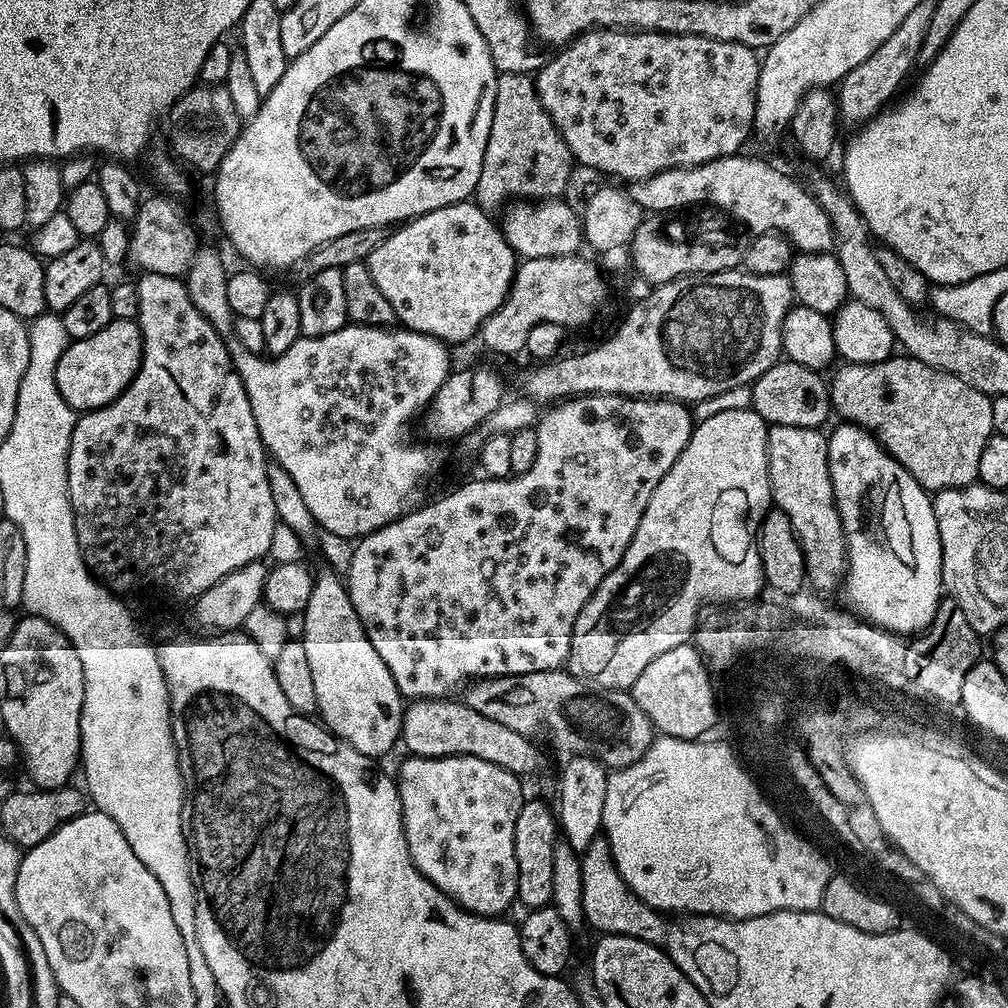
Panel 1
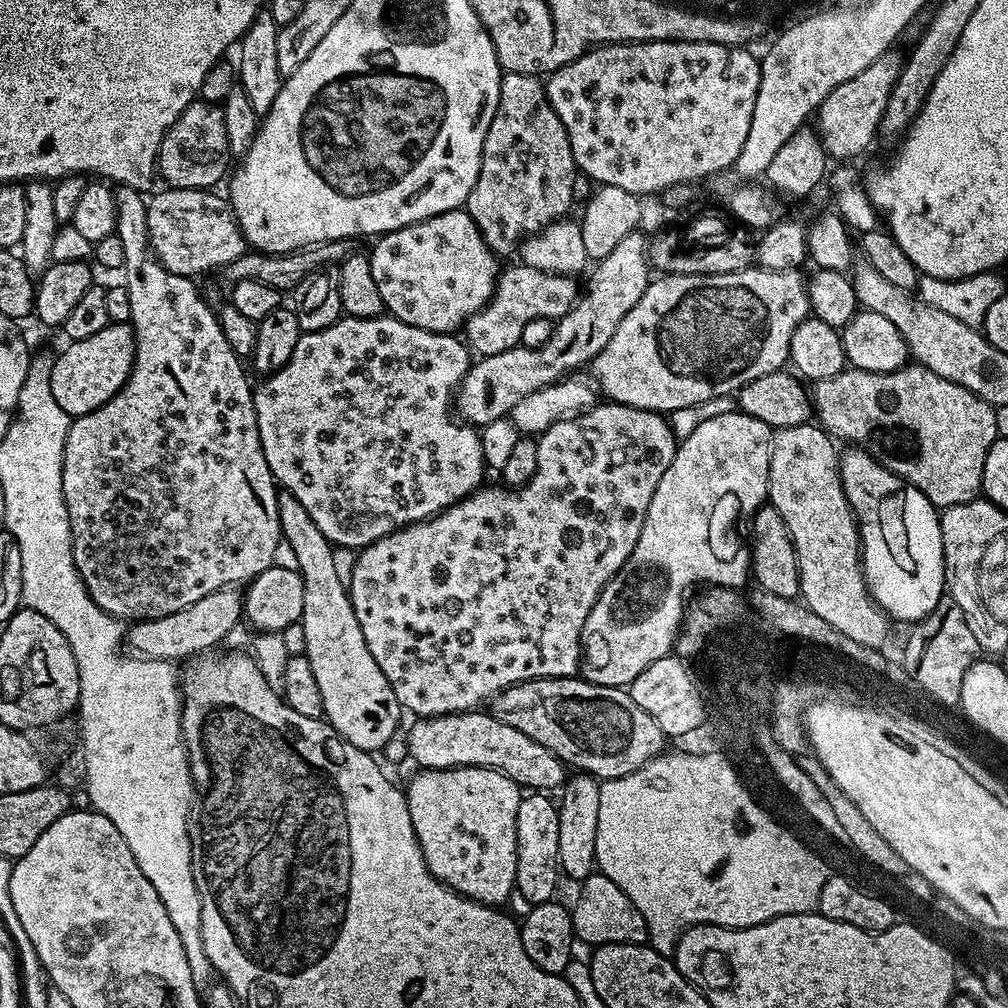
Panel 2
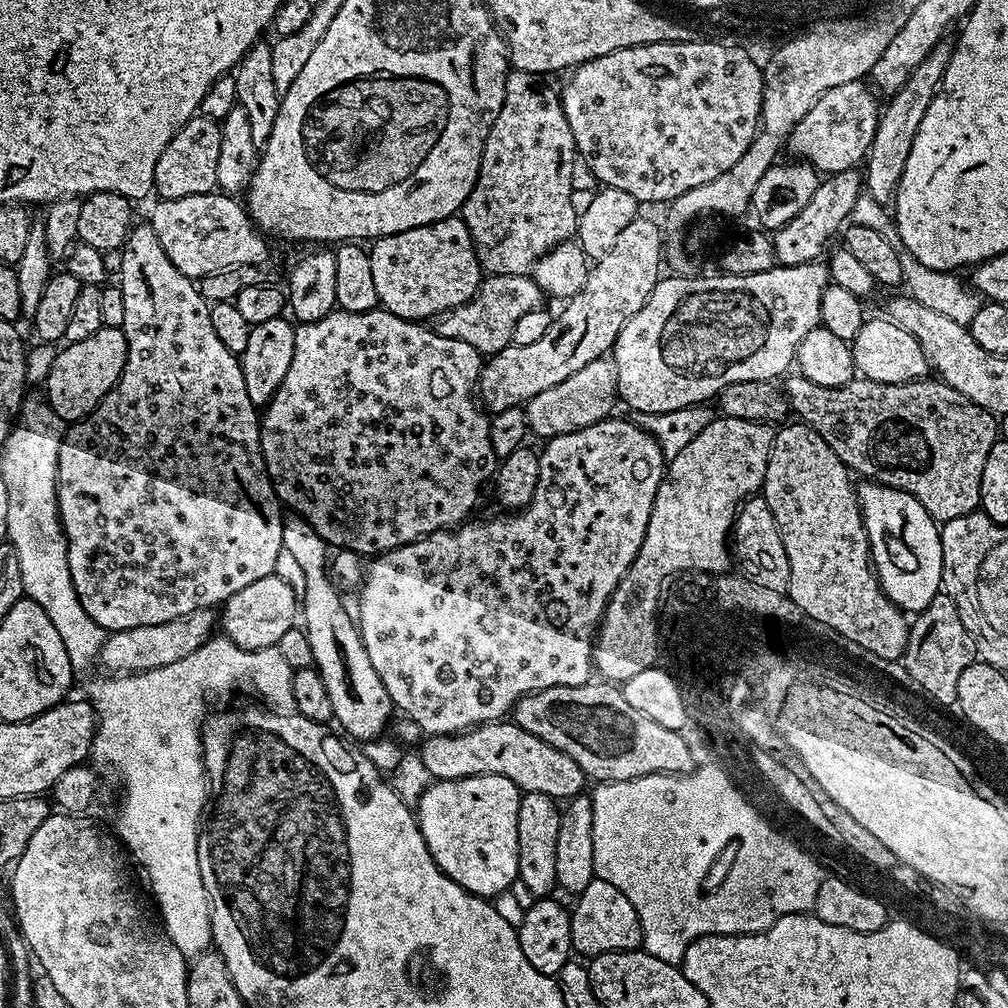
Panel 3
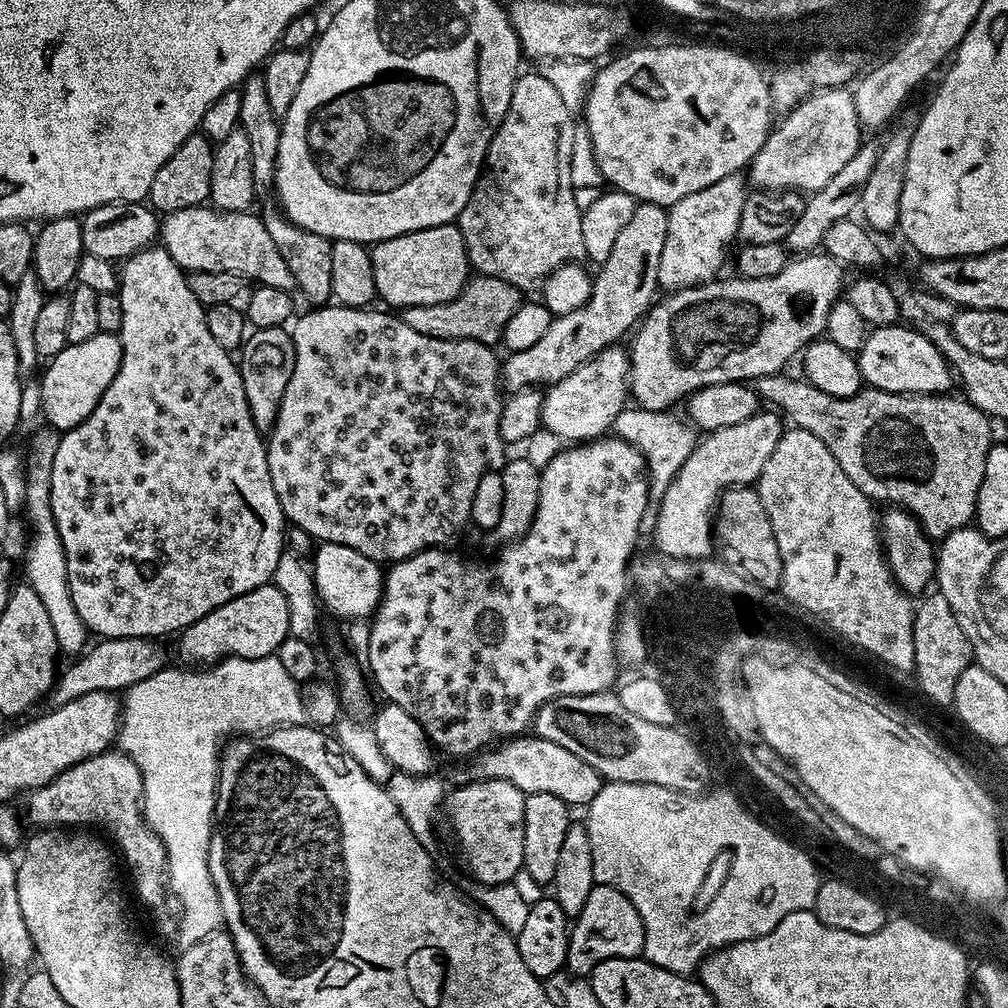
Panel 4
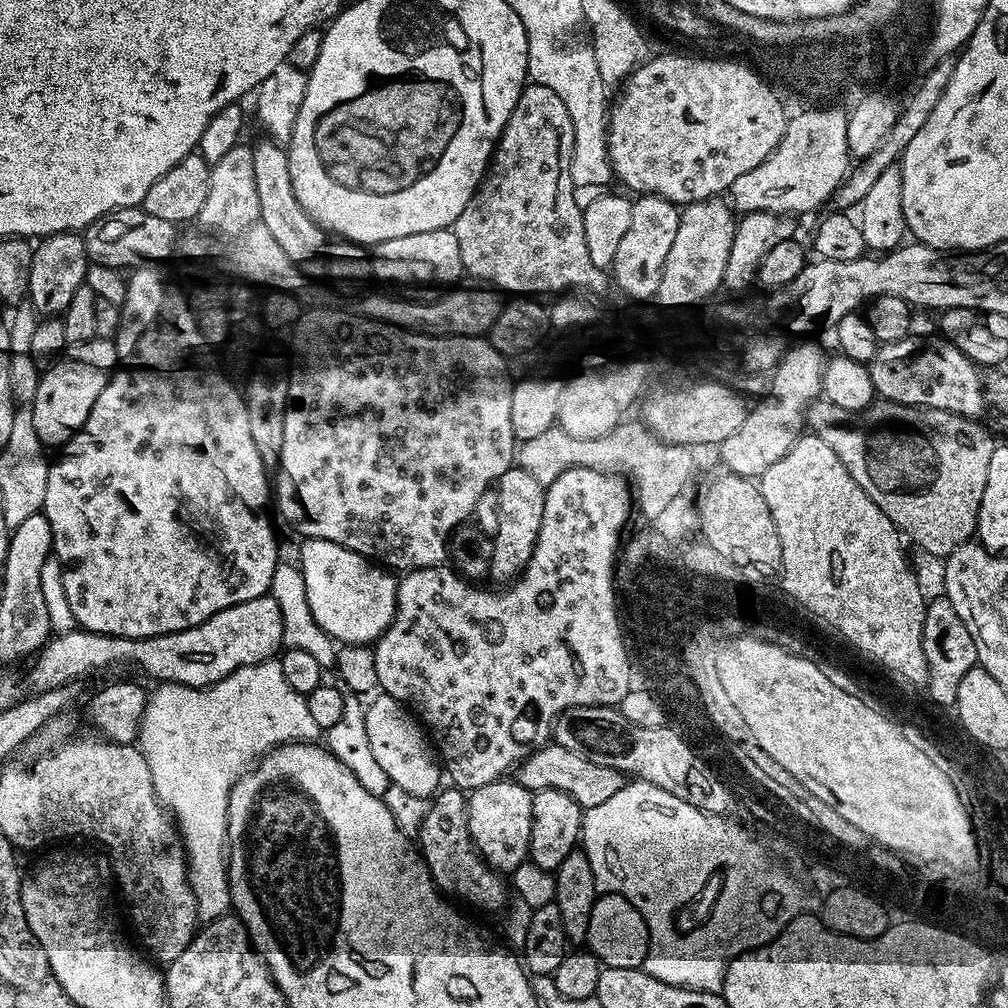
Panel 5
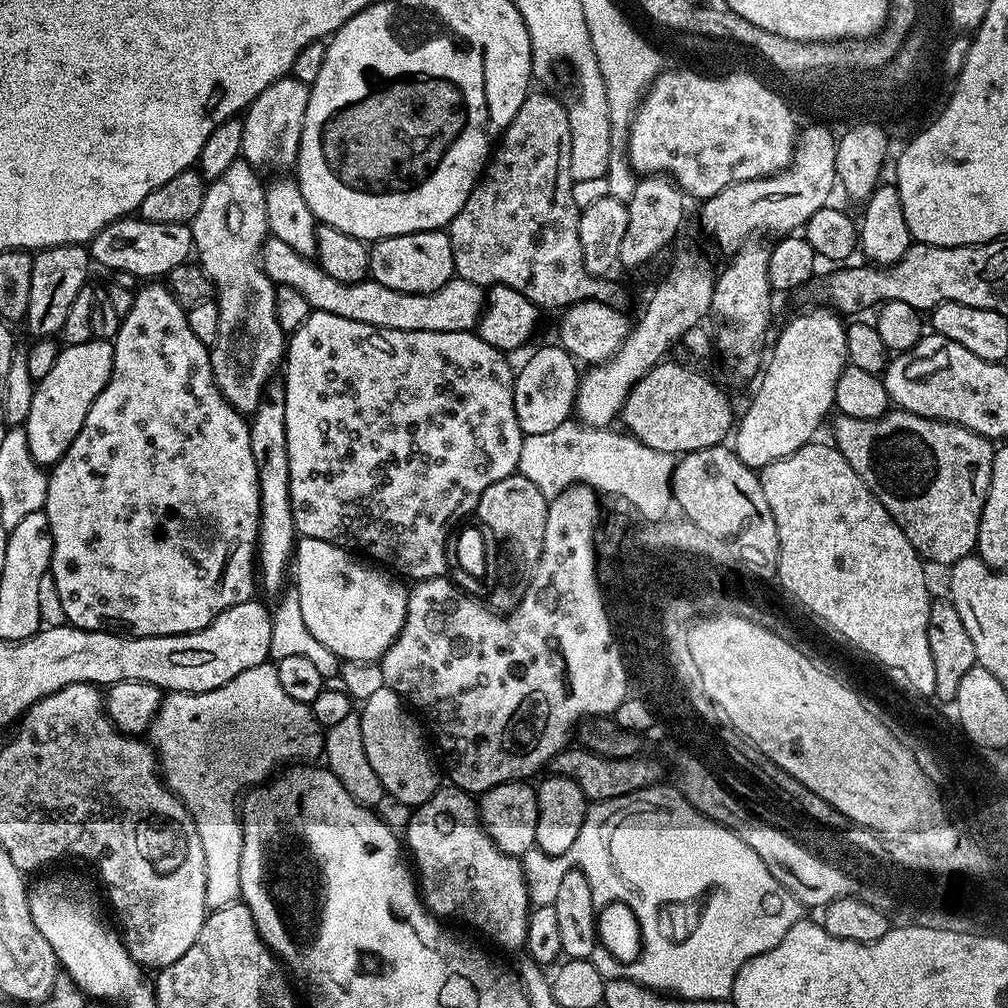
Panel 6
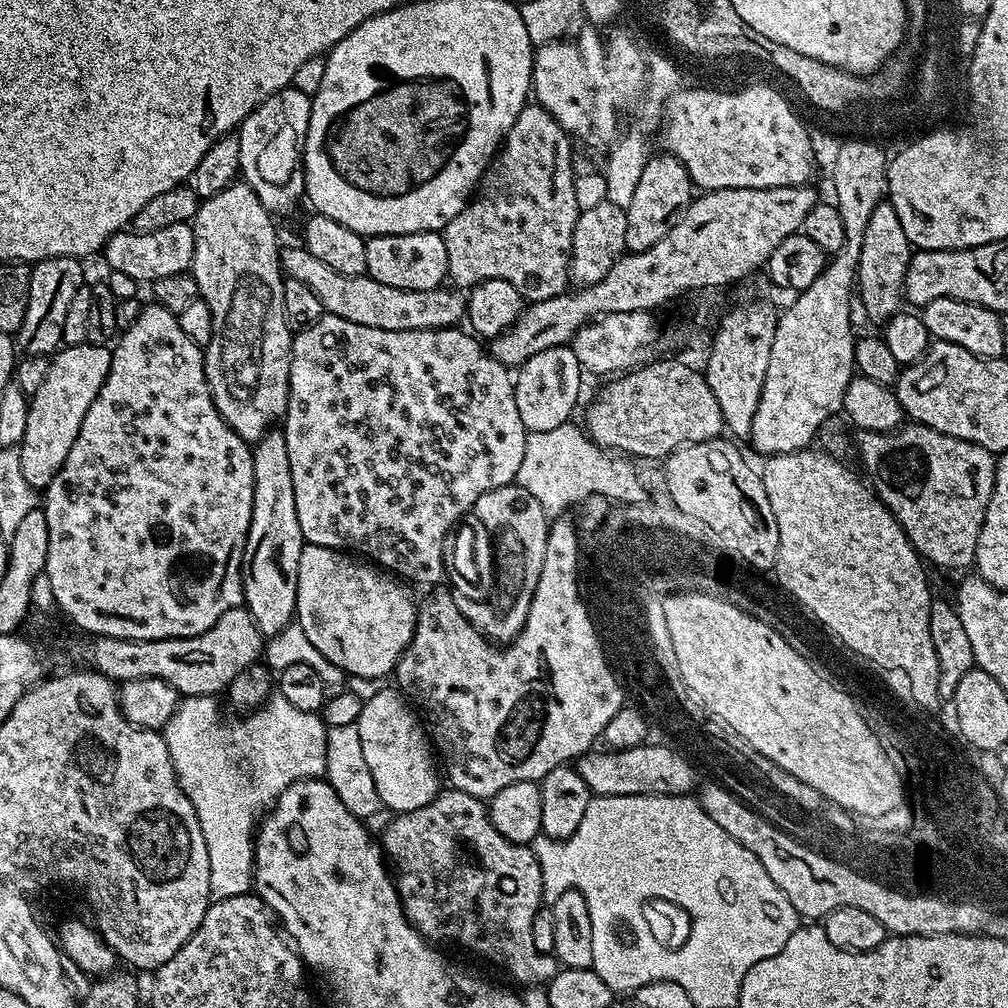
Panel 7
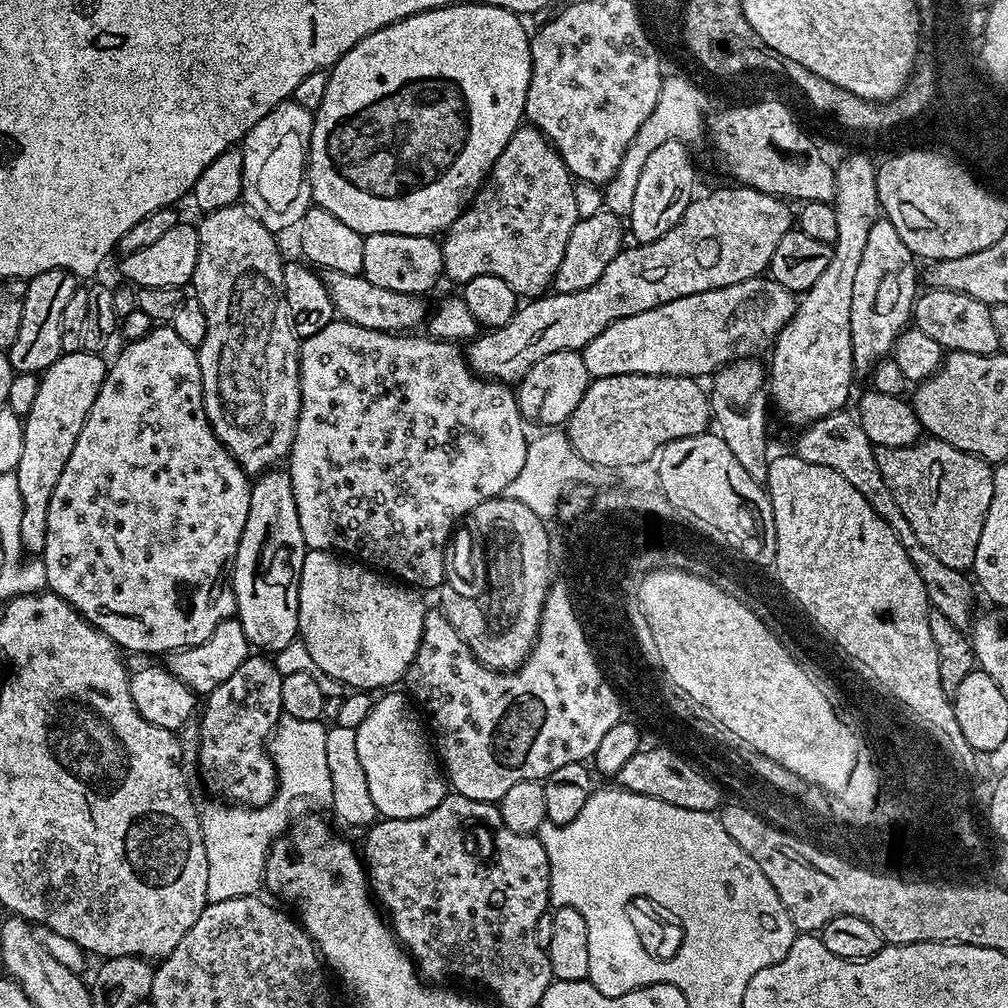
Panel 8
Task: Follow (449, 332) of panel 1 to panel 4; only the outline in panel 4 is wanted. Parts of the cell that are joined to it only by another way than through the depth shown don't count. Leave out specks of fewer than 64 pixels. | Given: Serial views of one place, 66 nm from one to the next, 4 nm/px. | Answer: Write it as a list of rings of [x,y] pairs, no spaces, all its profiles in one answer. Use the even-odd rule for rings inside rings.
[[[455,223],[439,224],[380,240],[371,245],[376,295],[396,310],[450,302],[470,279],[470,265],[462,234]]]

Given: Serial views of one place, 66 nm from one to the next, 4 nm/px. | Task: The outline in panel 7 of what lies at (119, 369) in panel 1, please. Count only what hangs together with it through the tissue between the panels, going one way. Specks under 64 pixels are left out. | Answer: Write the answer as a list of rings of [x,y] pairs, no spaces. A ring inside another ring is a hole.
[[[90,343],[69,344],[51,357],[42,387],[28,401],[26,434],[18,445],[22,474],[34,489],[47,489],[62,462],[66,462],[66,454],[70,454],[78,430],[82,430],[86,410],[90,410],[90,402],[94,402],[106,382],[111,361],[111,351],[105,345]]]

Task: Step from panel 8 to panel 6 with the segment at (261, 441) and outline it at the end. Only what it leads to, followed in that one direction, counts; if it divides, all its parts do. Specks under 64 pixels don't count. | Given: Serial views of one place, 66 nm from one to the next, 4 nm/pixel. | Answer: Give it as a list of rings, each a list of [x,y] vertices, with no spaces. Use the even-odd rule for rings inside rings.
[[[243,158],[230,162],[223,174],[205,187],[202,207],[190,221],[194,252],[197,257],[200,255],[198,263],[210,278],[218,306],[218,338],[214,338],[208,354],[212,373],[226,402],[242,414],[256,411],[268,381],[277,375],[286,356],[286,334],[282,326],[278,326],[276,313],[276,285],[260,265],[260,250],[270,235],[266,222],[265,185],[262,180],[260,184],[260,176],[261,173]]]

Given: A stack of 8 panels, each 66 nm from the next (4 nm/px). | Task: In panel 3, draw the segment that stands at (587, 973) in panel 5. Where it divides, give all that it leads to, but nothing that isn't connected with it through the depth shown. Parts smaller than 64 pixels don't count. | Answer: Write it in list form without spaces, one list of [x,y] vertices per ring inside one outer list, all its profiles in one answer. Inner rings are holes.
[[[595,879],[575,900],[576,905],[571,905],[570,908],[573,953],[591,958],[603,952],[636,950],[641,947],[644,935],[640,929],[640,919],[630,898],[626,898],[626,894],[618,890],[618,886],[610,886],[610,882]]]

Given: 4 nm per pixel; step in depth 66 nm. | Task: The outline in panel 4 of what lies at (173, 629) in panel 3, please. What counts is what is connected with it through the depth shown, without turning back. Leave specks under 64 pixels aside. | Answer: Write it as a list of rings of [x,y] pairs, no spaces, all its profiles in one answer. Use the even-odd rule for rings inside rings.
[[[131,636],[130,638],[100,638],[95,642],[96,645],[93,643],[87,651],[77,655],[73,659],[76,661],[65,672],[63,669],[59,673],[50,693],[53,705],[74,702],[78,698],[82,698],[82,694],[90,694],[91,692],[123,693],[138,682],[158,674],[166,667],[164,648],[160,645],[163,643],[159,639]]]

